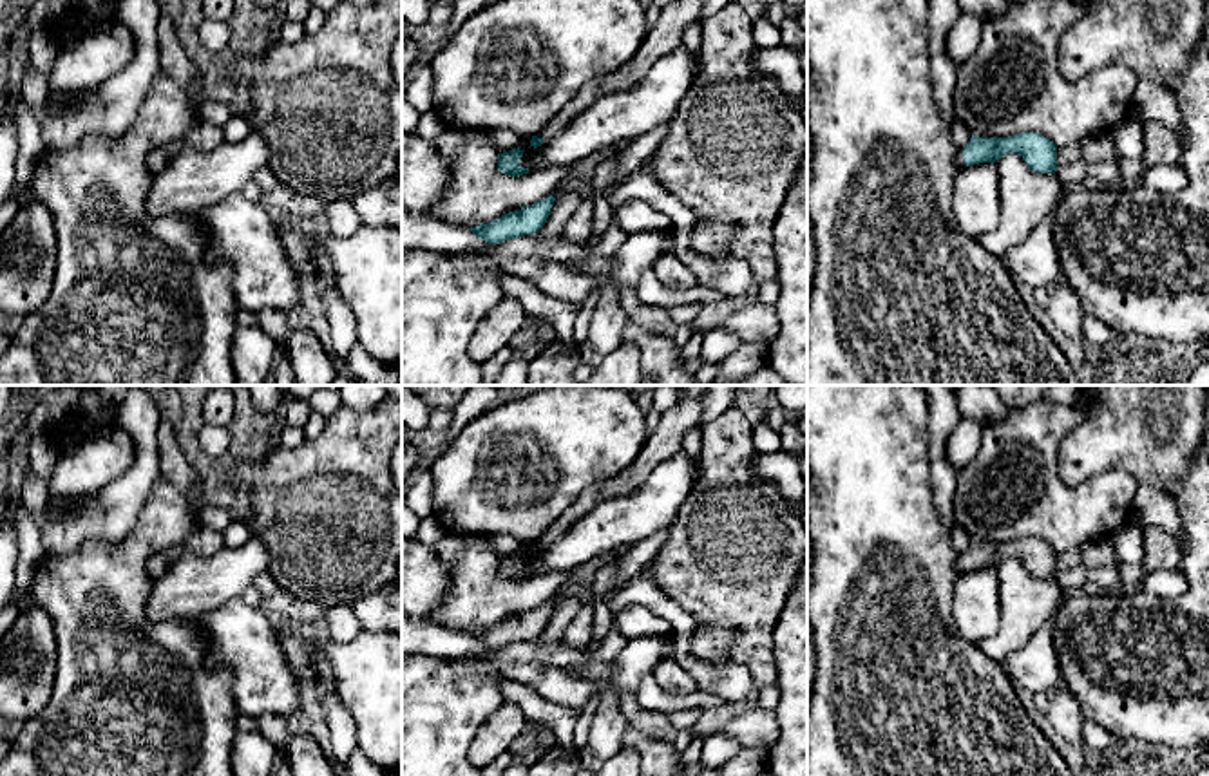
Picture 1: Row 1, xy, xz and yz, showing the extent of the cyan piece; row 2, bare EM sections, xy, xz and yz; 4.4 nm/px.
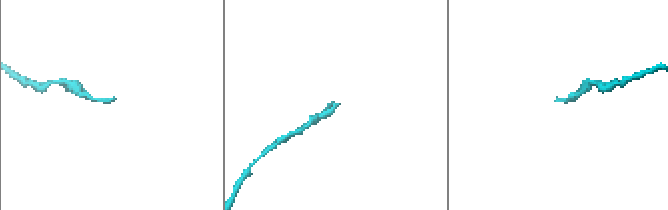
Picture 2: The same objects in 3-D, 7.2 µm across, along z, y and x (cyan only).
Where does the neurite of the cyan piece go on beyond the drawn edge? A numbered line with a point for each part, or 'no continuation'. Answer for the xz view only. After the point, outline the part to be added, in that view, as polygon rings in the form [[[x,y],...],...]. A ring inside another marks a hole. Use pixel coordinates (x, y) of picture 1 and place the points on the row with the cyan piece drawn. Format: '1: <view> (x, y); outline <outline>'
1: xz (665, 37); outline [[[675,0],[662,7],[639,51],[617,71],[590,80],[536,136],[550,139],[597,98],[639,85],[661,58],[681,47],[684,27],[700,20],[700,0]]]

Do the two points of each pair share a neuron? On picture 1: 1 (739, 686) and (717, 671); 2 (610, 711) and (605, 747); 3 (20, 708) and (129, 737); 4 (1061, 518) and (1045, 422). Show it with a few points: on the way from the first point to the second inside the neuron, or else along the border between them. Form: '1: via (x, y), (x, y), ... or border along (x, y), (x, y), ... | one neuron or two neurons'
1: via (733, 682), (723, 677) | one neuron
2: via (609, 720), (607, 738) | one neuron
3: border along (55, 671), (49, 700), (22, 722) | two neurons
4: via (1048, 494), (1045, 445) | one neuron

